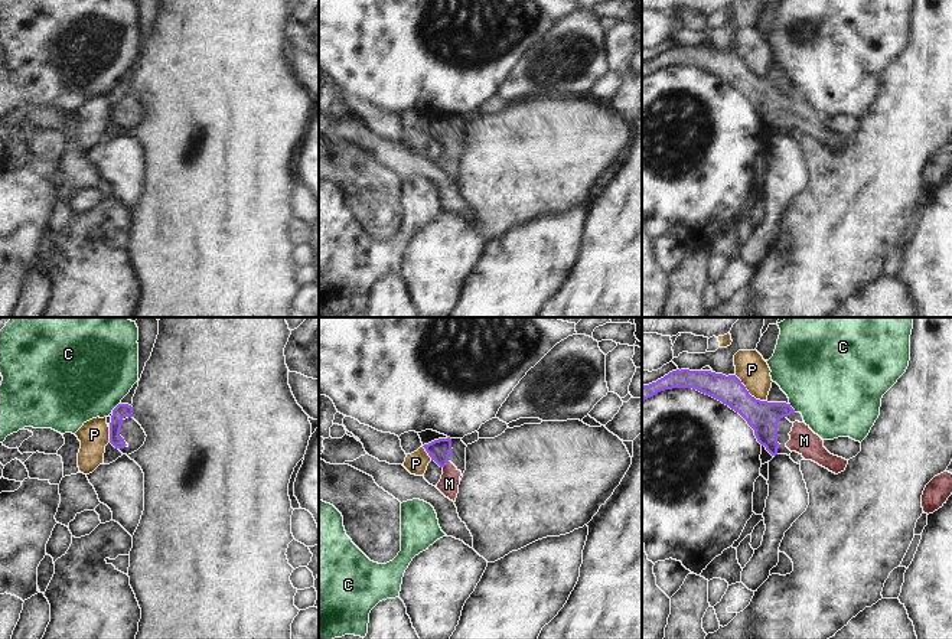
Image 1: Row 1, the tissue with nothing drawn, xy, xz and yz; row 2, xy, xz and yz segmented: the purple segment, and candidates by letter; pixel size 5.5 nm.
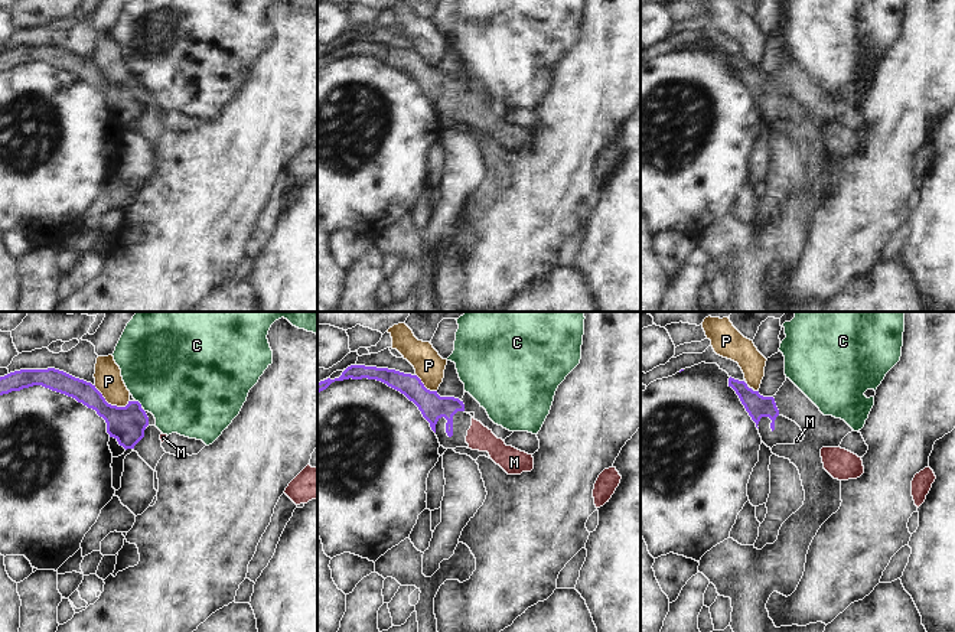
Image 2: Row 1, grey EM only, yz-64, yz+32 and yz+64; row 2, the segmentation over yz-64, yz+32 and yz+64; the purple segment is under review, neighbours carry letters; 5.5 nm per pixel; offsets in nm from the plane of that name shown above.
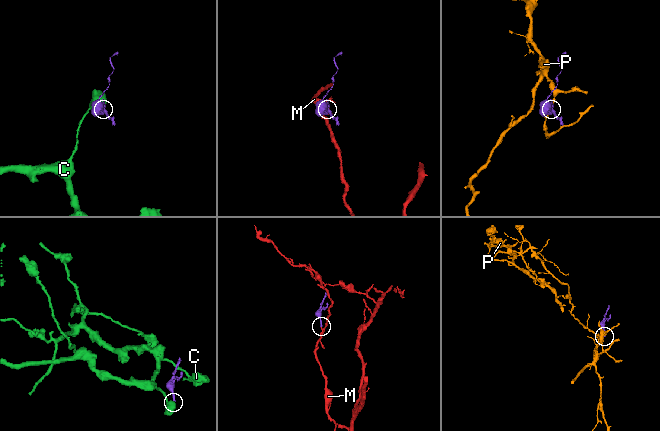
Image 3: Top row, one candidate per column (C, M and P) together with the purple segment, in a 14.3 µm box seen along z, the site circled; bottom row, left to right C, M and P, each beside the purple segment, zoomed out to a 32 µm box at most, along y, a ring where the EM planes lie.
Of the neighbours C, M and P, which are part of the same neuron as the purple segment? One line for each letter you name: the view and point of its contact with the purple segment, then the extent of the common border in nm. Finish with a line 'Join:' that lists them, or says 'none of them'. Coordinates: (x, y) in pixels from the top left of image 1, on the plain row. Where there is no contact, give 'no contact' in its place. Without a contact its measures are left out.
M: meets purple in xz at (446, 140); contact 50 nm long
Join: M

